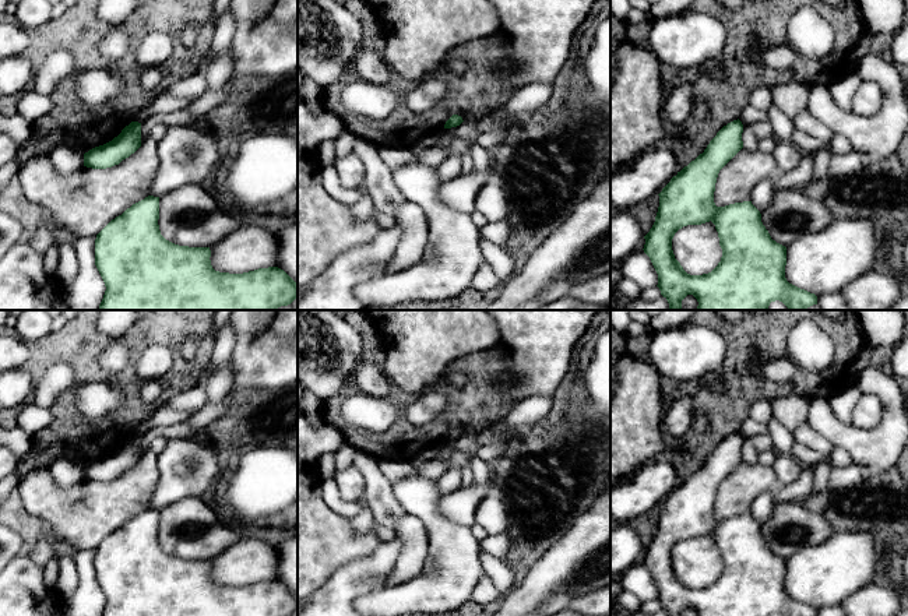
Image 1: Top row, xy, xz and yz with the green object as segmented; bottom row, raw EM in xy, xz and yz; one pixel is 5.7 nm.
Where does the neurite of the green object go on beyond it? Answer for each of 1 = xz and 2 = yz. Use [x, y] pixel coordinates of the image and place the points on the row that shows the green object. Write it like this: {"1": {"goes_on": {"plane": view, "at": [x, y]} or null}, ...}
{"1": {"goes_on": null}, "2": {"goes_on": null}}

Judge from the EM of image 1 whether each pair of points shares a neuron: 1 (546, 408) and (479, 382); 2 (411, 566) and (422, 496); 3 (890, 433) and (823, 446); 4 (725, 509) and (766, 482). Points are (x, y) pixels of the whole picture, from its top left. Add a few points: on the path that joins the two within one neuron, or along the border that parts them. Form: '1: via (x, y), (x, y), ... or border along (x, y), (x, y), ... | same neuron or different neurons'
1: border along (514, 405), (502, 418), (488, 425) | different neurons
2: border along (407, 513), (423, 524), (426, 551) | different neurons
3: border along (806, 423), (834, 447) | different neurons
4: via (735, 499), (752, 482), (756, 482) | same neuron

